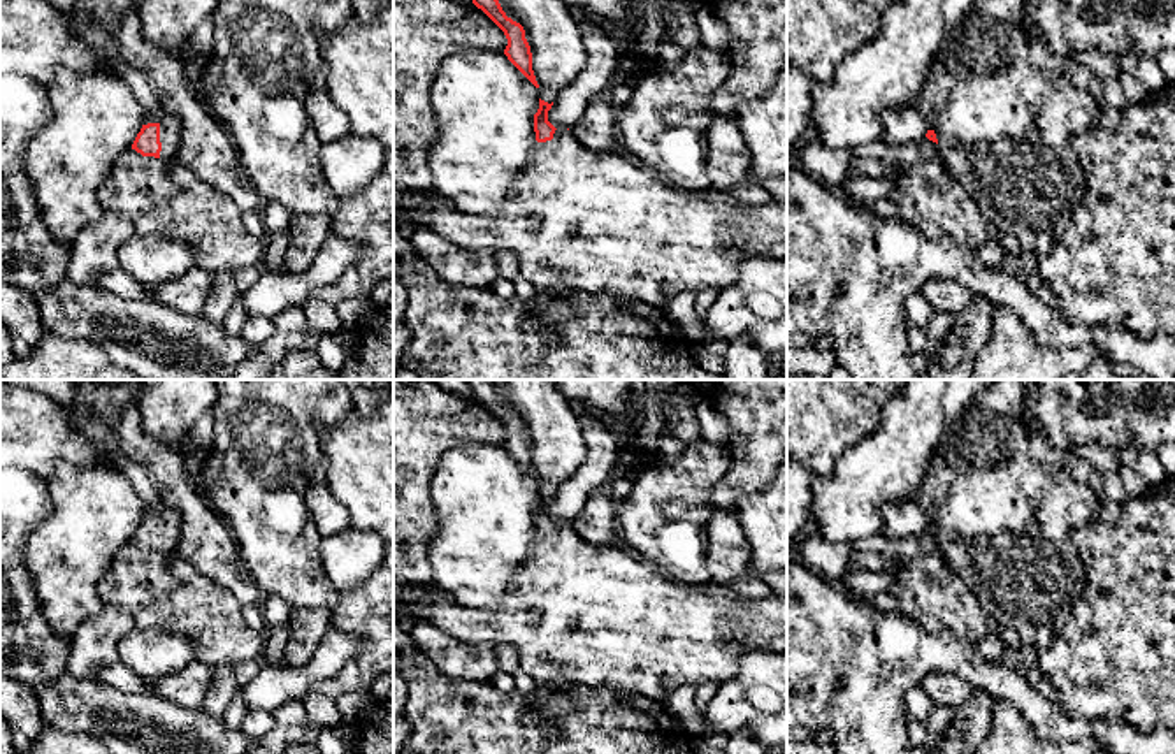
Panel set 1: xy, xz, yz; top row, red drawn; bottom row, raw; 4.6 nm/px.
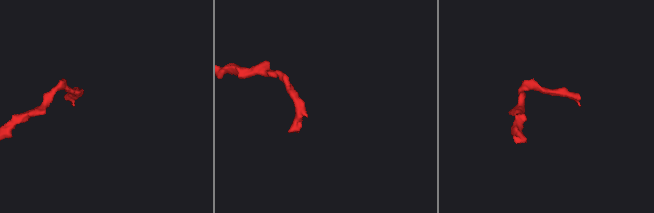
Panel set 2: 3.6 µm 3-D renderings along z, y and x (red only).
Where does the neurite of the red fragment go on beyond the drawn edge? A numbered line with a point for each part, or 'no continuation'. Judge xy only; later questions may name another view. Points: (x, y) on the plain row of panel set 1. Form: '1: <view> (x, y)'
1: xy (169, 517)

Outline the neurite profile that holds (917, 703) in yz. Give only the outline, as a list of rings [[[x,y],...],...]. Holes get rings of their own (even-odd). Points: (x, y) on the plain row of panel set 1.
[[[920,685],[912,687],[906,692],[905,708],[908,717],[924,721],[929,710],[933,708],[933,705],[934,705],[933,700],[927,696],[927,692]]]

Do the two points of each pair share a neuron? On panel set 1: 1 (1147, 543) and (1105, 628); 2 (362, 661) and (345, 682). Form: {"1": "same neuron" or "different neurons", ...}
{"1": "same neuron", "2": "same neuron"}

